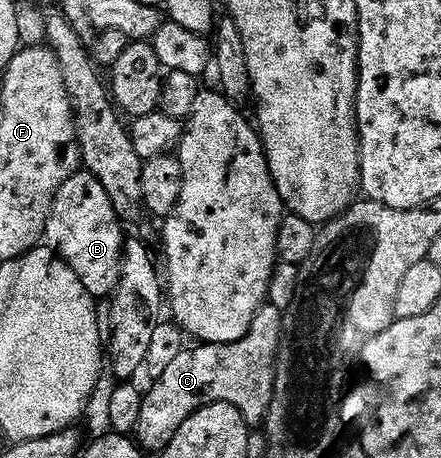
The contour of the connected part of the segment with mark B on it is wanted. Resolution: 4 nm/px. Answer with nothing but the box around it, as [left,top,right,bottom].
[44,170,124,298]

